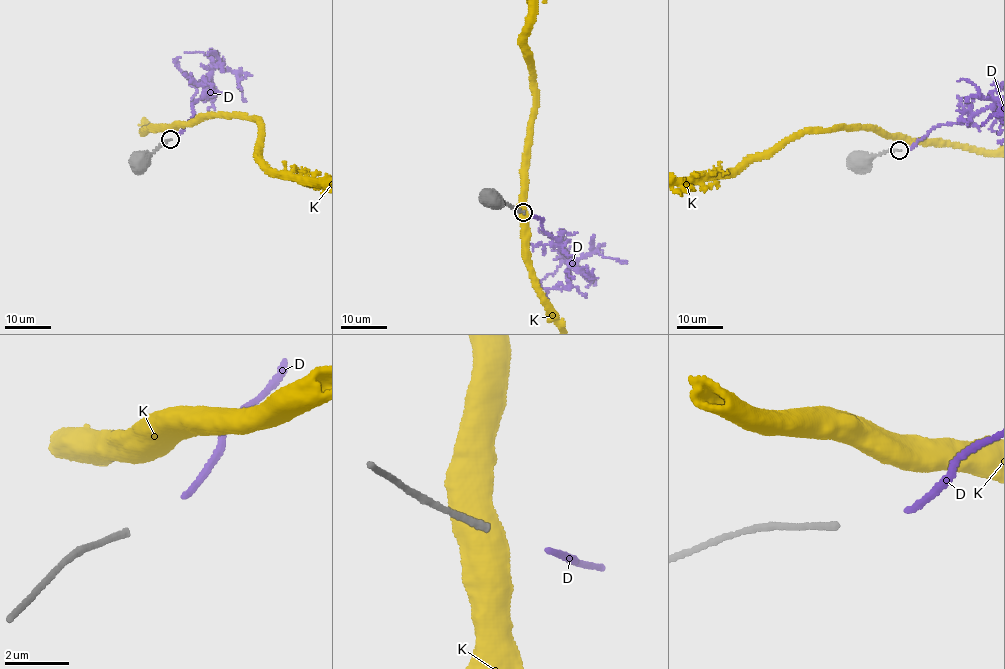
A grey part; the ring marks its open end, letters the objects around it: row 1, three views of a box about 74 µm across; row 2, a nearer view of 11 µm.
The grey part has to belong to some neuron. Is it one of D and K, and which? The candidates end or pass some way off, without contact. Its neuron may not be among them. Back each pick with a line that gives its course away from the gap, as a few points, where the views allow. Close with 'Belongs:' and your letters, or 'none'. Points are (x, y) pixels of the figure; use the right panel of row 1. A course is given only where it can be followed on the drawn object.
Belongs: D

